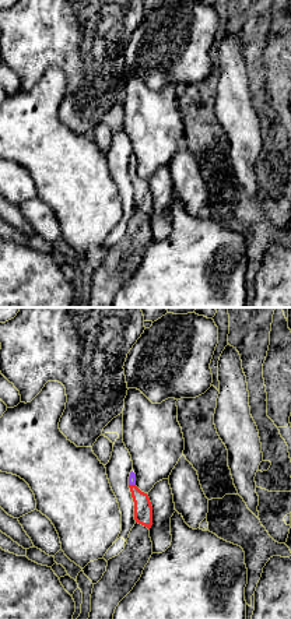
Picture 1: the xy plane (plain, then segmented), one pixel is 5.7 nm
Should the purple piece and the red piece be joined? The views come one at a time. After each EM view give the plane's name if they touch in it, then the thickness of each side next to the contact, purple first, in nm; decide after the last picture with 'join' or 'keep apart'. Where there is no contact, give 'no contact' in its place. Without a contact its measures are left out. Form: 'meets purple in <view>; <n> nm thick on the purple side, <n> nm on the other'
meets purple in xy; 50 nm thick on the purple side, 110 nm on the other

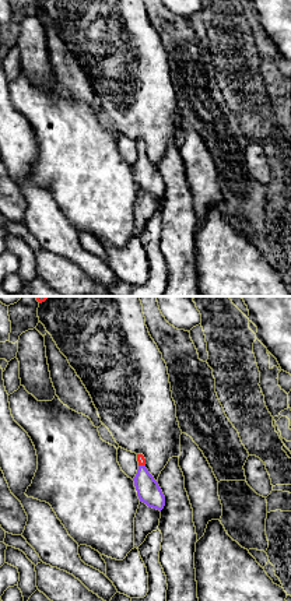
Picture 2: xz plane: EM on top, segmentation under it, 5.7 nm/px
meets purple in xz; 140 nm thick on the purple side, 50 nm on the other

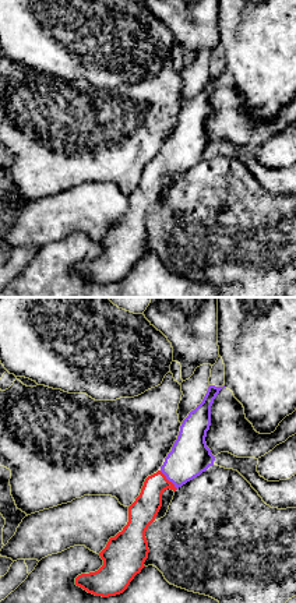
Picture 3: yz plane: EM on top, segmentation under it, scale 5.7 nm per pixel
meets purple in yz; 220 nm thick on the purple side, 160 nm on the other

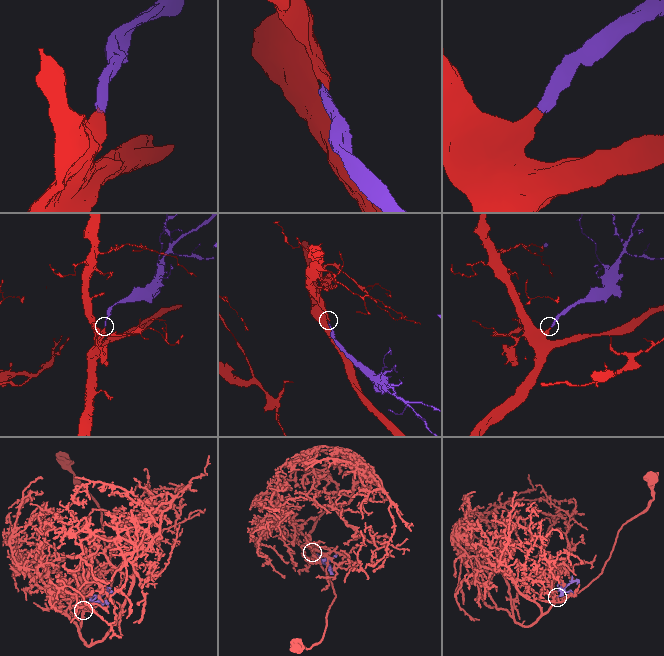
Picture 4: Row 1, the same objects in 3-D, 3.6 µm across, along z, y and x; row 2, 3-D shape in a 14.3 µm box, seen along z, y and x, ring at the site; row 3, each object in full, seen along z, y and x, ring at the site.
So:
join

